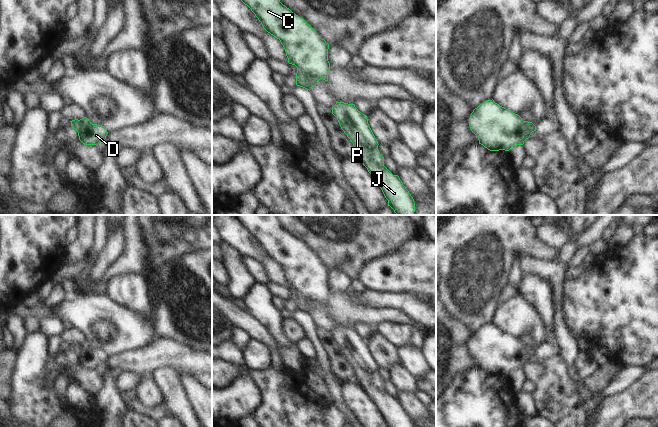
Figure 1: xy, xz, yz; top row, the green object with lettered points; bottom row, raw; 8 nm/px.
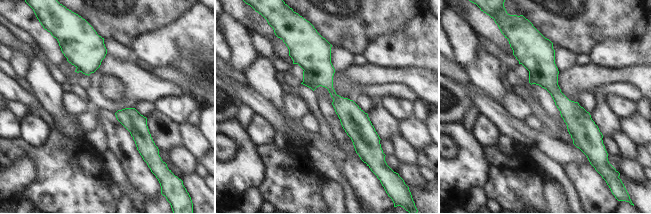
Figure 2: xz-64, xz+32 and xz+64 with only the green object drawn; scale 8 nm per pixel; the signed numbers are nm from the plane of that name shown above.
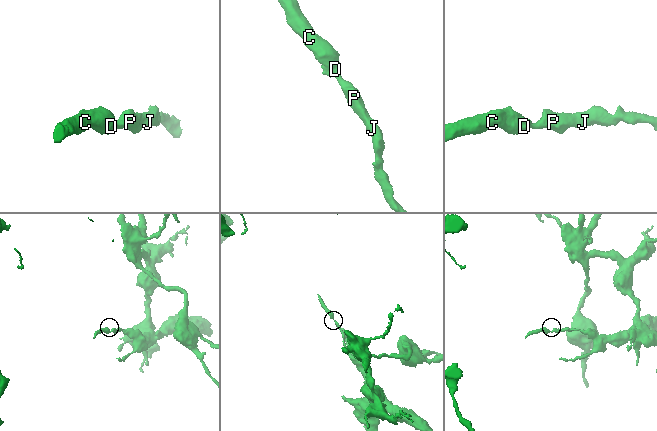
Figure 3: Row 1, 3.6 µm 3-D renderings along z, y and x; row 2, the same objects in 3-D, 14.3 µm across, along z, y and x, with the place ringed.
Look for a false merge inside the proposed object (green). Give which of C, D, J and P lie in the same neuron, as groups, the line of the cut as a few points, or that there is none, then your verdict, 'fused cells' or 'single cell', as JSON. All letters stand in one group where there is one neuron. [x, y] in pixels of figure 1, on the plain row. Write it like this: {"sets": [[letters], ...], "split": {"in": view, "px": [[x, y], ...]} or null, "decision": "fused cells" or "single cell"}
{"sets": [["C", "D", "J", "P"]], "split": null, "decision": "single cell"}

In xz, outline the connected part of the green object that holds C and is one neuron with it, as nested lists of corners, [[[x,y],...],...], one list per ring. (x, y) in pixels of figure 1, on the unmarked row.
[[[234,215],[261,246],[263,252],[279,263],[283,269],[288,287],[297,291],[296,309],[311,314],[320,303],[328,305],[330,287],[329,268],[301,241],[283,229],[275,215]]]

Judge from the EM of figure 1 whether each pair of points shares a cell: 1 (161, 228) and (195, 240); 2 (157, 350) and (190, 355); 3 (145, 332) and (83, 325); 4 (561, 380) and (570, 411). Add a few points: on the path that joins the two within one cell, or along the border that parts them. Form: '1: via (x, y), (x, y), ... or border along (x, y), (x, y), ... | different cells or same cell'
1: via (169, 232), (187, 234) | same cell
2: via (165, 353), (182, 355) | same cell
3: via (130, 328), (115, 316), (98, 316) | same cell
4: via (563, 388), (563, 403) | same cell

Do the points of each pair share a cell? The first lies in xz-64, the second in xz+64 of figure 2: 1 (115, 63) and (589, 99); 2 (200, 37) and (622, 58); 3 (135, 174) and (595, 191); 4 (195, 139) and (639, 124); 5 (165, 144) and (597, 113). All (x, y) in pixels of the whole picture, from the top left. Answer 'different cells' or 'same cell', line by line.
1: different cells
2: same cell
3: same cell
4: same cell
5: same cell

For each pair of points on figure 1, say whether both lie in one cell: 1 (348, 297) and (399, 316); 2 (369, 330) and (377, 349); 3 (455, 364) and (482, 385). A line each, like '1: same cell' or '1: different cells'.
1: same cell
2: different cells
3: different cells

